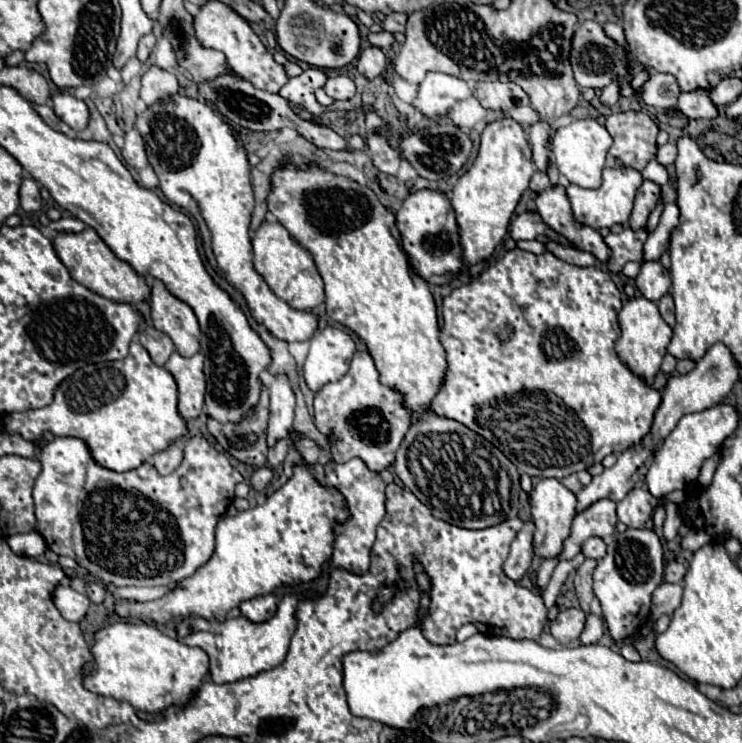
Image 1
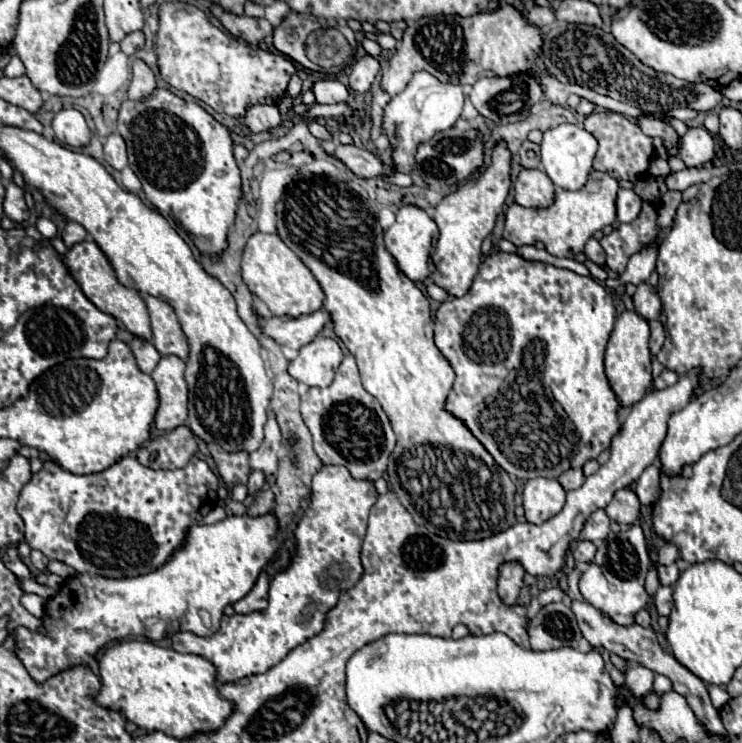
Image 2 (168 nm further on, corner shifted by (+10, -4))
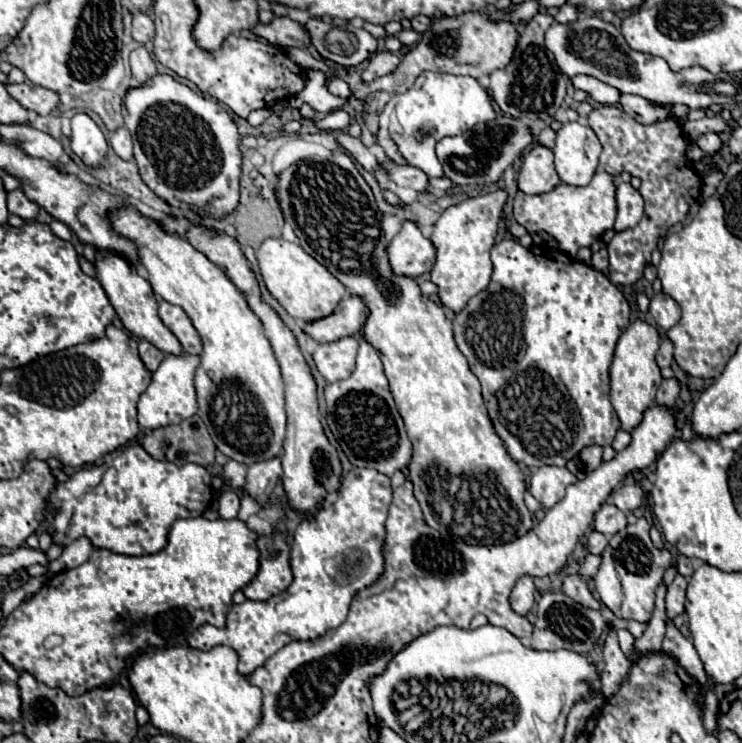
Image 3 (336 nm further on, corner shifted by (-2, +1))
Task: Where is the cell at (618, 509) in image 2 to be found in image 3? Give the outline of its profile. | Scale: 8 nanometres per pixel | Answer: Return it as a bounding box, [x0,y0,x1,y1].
[612,484,644,512]

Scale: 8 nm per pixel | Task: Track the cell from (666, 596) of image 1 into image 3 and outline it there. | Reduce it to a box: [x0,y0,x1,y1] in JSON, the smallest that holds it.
[666,574,688,618]

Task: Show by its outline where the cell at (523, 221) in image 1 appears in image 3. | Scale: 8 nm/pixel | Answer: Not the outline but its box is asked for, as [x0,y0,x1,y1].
[514,170,616,258]

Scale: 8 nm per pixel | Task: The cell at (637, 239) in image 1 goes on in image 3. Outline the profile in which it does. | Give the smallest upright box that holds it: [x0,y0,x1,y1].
[588,106,702,284]

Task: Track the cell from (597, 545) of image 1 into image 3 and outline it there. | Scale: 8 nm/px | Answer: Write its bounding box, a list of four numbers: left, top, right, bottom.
[588,530,608,556]

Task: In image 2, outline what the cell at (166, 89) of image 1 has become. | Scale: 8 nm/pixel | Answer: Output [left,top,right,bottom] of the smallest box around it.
[128,59,156,101]

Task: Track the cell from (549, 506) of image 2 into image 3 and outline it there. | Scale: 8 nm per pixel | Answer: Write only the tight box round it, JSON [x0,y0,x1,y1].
[528,466,576,510]

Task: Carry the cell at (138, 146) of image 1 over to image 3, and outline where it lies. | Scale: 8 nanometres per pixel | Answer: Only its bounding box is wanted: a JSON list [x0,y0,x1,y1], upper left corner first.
[110,128,132,160]

